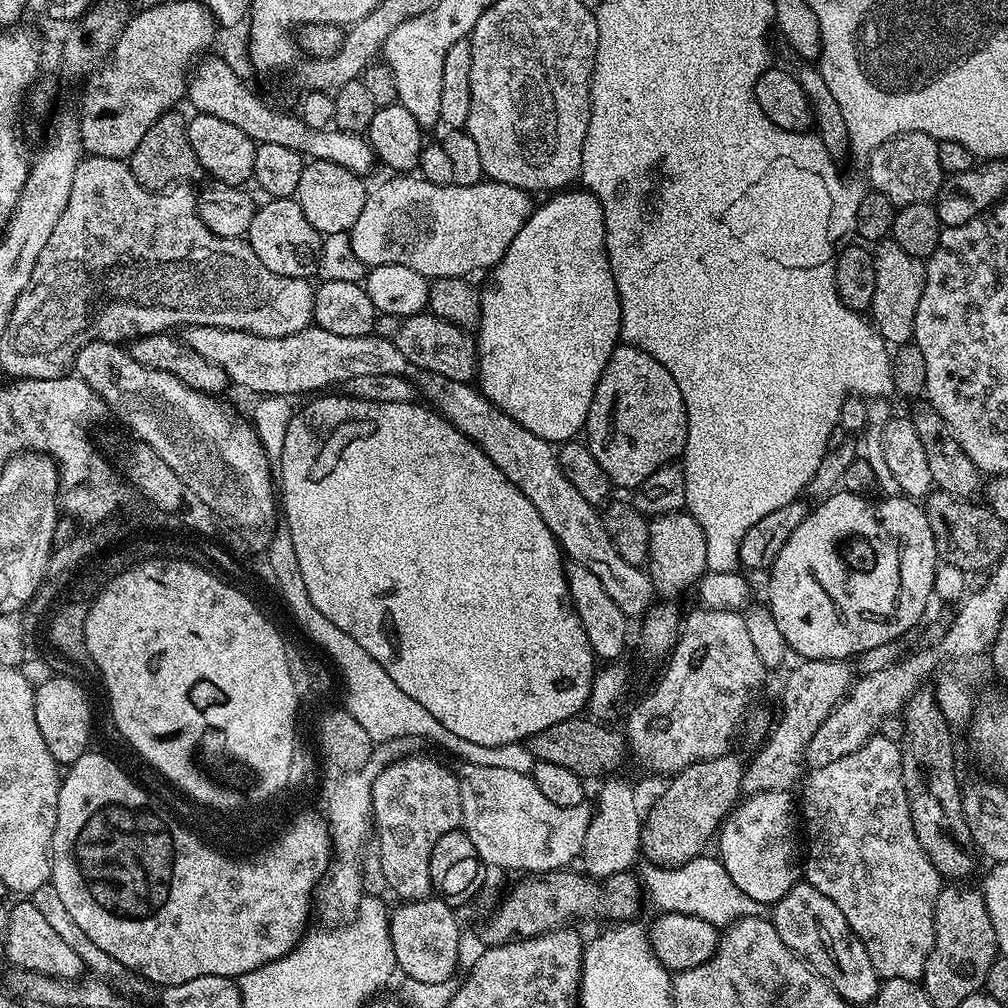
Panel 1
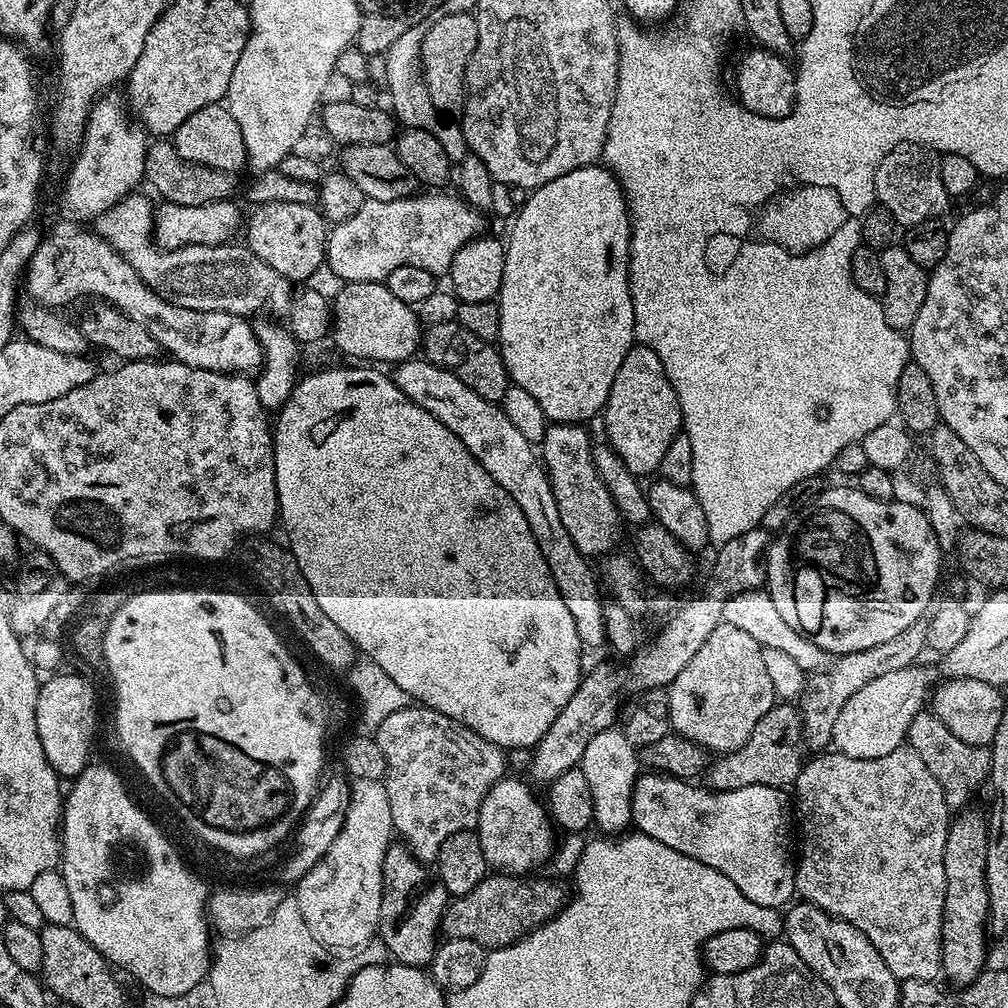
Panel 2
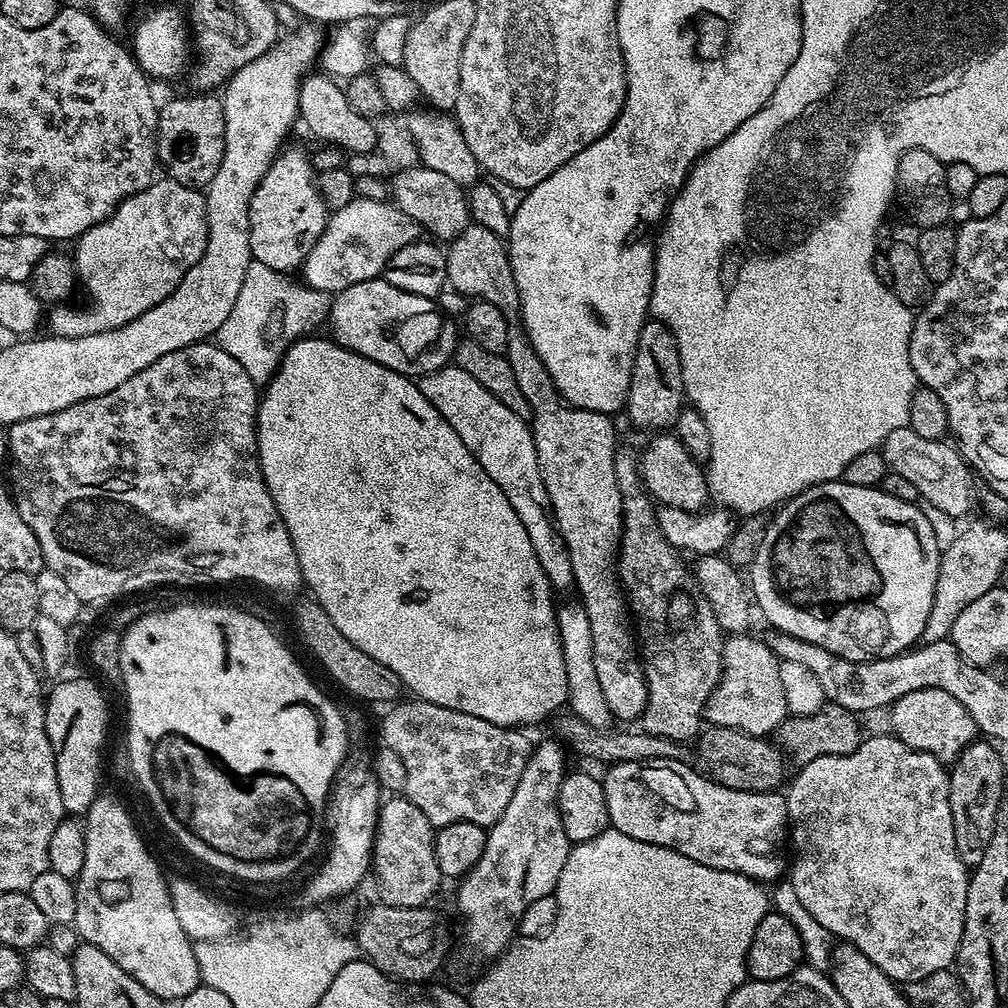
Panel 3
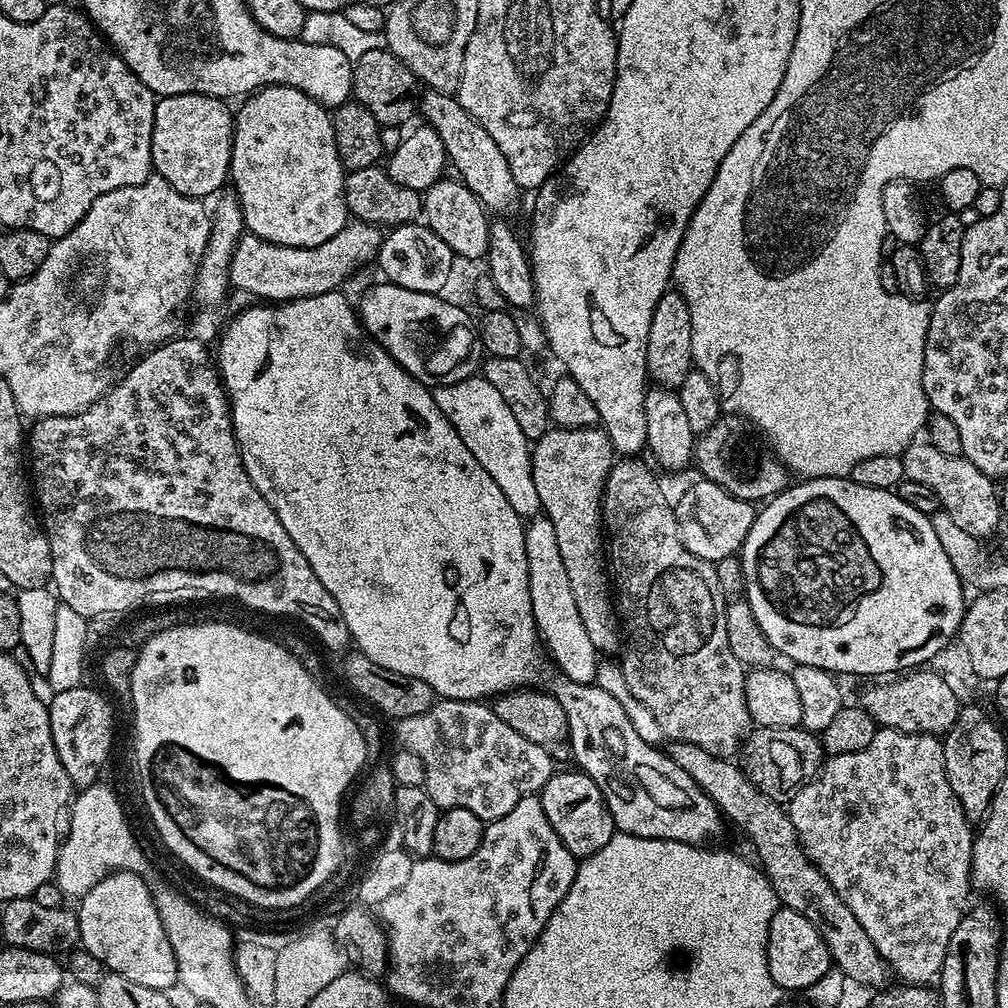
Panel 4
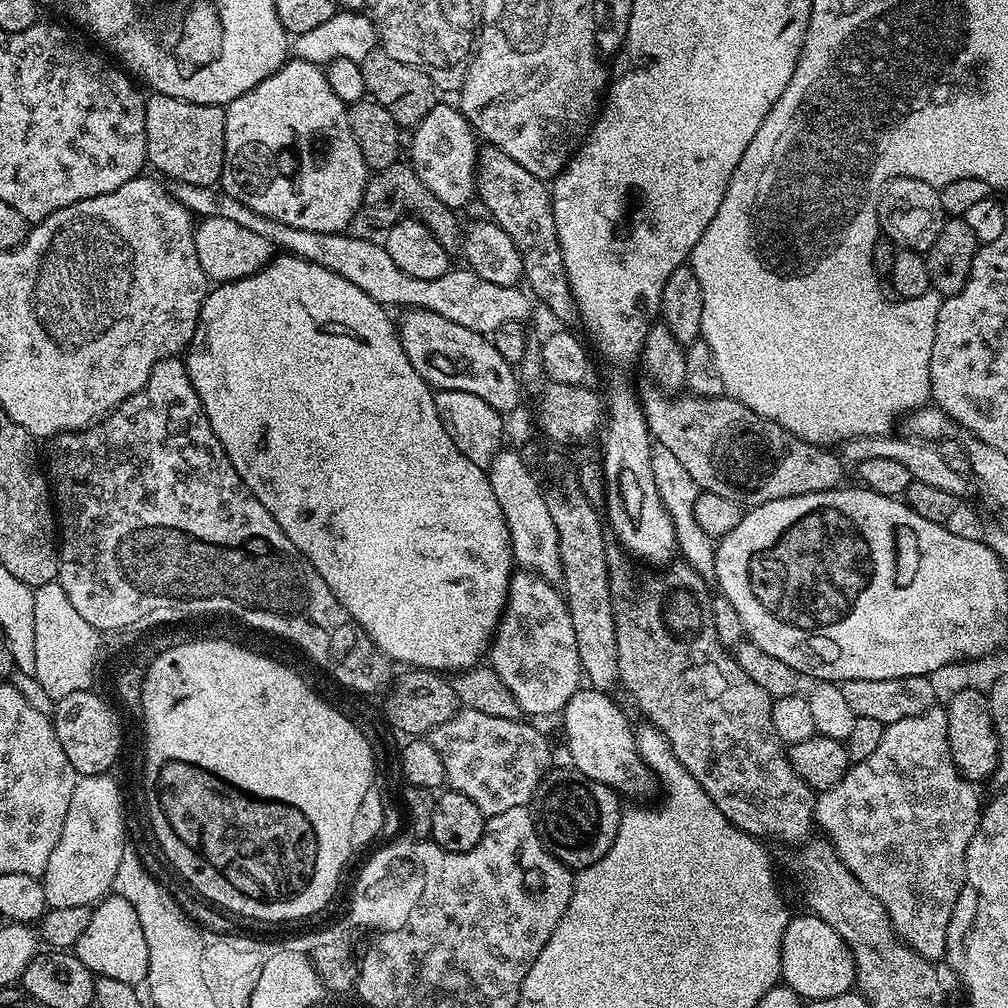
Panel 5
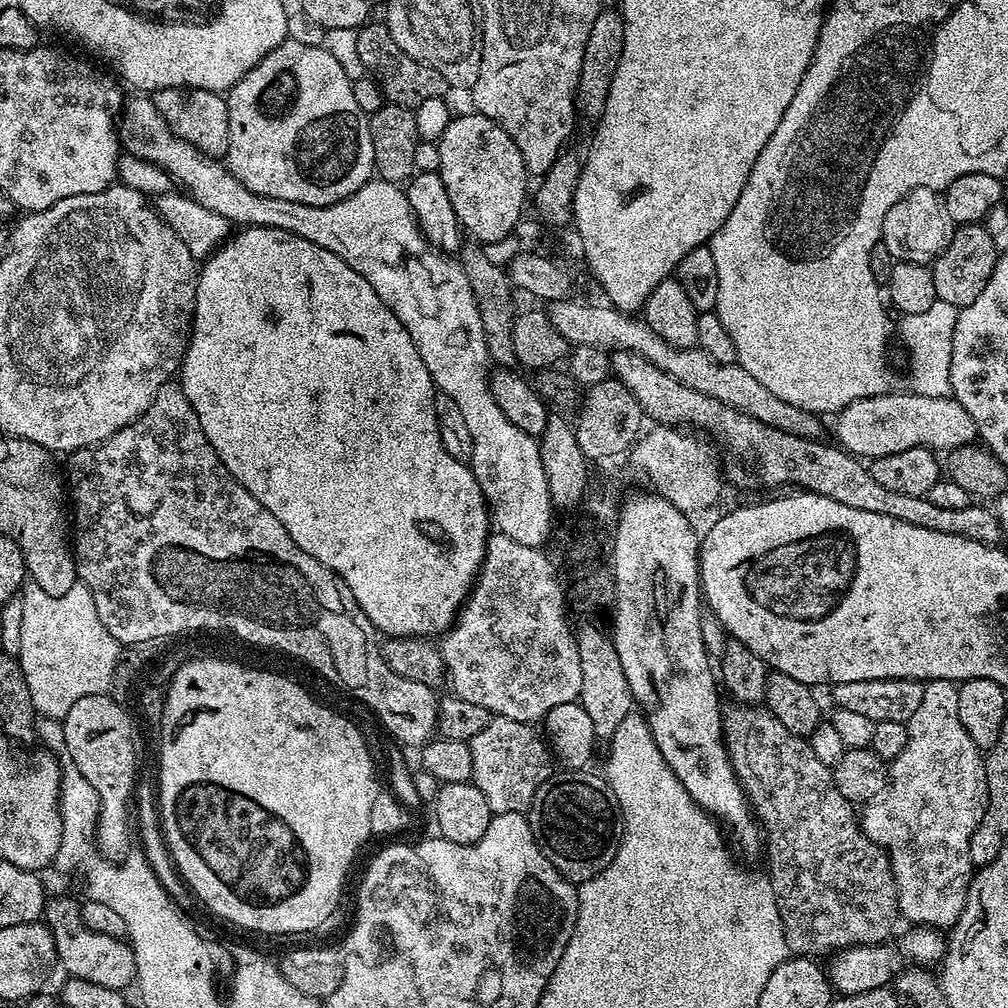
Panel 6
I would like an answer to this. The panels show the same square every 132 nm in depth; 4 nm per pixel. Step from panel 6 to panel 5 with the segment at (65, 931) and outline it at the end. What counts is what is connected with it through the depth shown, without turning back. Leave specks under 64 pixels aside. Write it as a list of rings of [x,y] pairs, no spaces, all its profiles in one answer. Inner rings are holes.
[[[115,894],[104,896],[92,908],[90,926],[86,926],[82,938],[78,938],[74,955],[95,977],[118,978],[118,982],[137,986],[143,985],[148,979],[150,950],[146,946],[146,934],[142,934],[142,922],[138,922],[134,906],[130,906],[126,898]]]

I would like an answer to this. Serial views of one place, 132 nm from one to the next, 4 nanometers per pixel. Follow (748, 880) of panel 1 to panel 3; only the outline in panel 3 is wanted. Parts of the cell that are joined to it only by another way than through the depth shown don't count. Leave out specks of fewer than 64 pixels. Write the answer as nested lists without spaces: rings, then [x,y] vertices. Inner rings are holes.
[[[683,759],[675,760],[638,760],[631,765],[632,772],[625,776],[603,777],[604,793],[606,794],[606,806],[608,807],[608,822],[613,828],[617,828],[622,834],[629,838],[638,838],[638,842],[650,842],[654,846],[666,846],[670,850],[678,850],[678,854],[686,854],[686,858],[694,858],[694,862],[702,862],[702,866],[710,866],[714,870],[730,870],[734,874],[749,876],[757,882],[769,882],[776,880],[786,872],[786,856],[784,860],[784,848],[786,852],[786,837],[790,832],[790,821],[788,819],[788,801],[779,791],[775,792],[747,792],[746,790],[734,790],[718,783],[717,780],[709,778],[703,771],[691,768],[683,764]]]

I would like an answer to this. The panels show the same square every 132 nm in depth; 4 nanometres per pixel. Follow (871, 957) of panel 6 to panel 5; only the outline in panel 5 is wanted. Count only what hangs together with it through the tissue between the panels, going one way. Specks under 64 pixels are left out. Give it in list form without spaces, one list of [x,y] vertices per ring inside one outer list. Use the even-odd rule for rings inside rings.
[[[811,914],[793,915],[789,919],[782,938],[782,966],[780,975],[783,983],[794,990],[801,1001],[811,1002],[822,998],[838,998],[853,991],[856,983],[856,963],[852,951],[842,938],[822,918]]]

